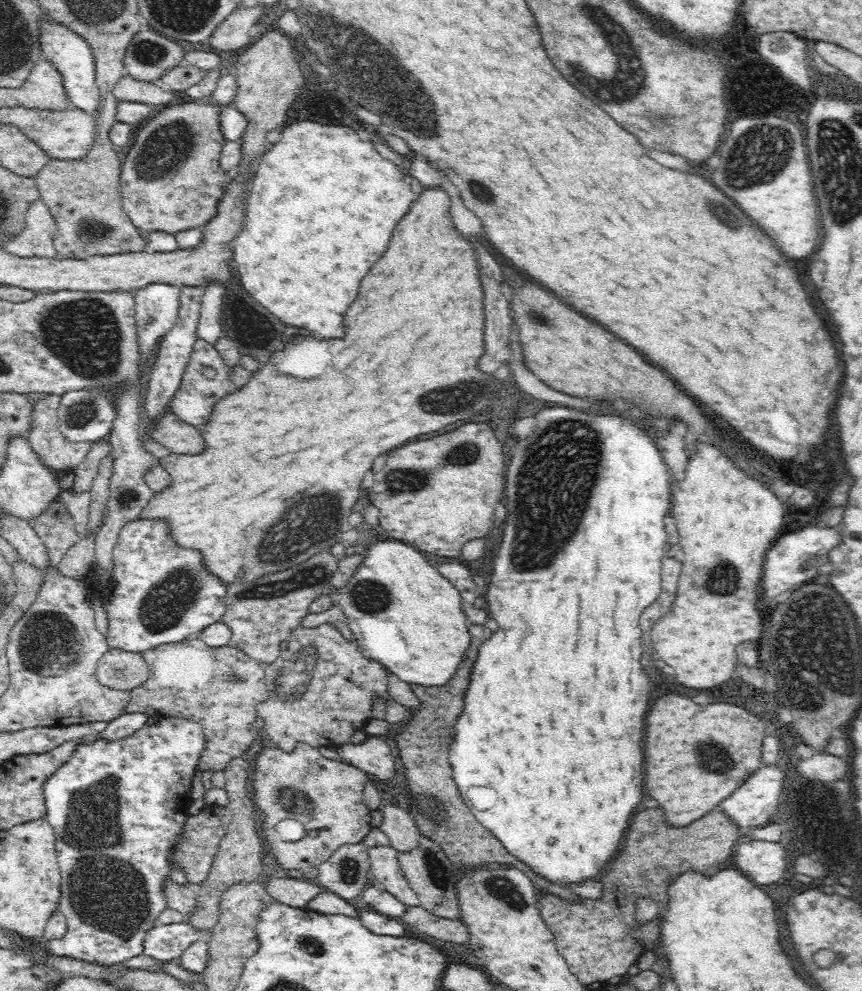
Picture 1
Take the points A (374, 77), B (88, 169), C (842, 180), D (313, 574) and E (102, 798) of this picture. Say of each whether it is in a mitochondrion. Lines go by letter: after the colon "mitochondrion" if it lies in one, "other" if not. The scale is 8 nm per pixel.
A: mitochondrion
B: other
C: mitochondrion
D: mitochondrion
E: mitochondrion

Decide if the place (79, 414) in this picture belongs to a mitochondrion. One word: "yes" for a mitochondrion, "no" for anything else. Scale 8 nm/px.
yes

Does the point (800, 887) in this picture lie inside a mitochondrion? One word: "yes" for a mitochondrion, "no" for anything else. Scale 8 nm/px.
no

